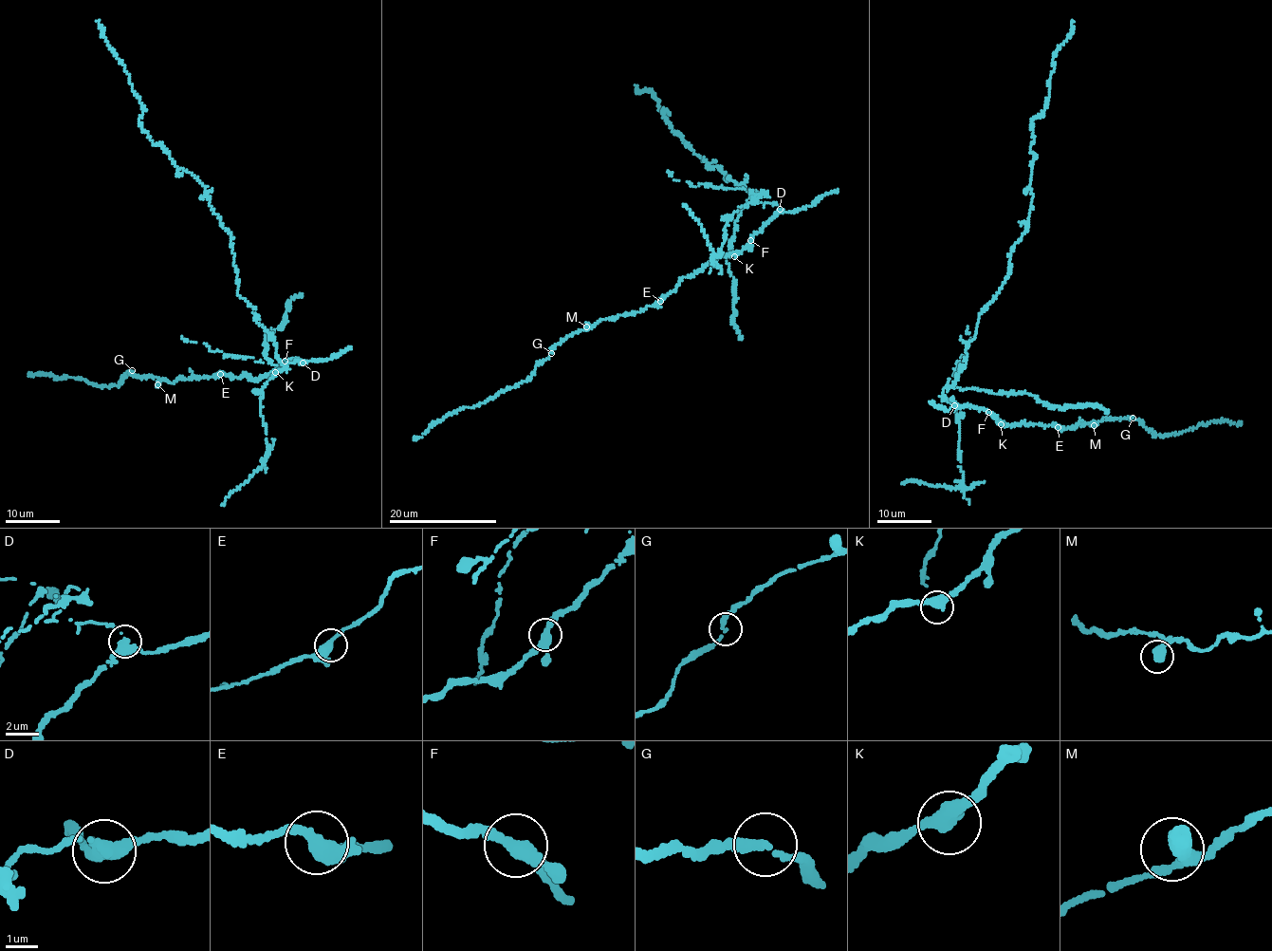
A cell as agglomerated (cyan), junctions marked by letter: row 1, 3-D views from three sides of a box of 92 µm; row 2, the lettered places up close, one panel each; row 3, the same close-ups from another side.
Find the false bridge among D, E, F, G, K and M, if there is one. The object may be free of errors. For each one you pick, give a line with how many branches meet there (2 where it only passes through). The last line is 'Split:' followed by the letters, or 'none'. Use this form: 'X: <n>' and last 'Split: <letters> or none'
D: 3
Split: D

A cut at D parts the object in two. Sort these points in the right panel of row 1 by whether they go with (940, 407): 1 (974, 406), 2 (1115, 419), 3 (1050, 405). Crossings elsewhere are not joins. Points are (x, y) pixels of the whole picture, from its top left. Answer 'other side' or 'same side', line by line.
1: same side
2: same side
3: other side

